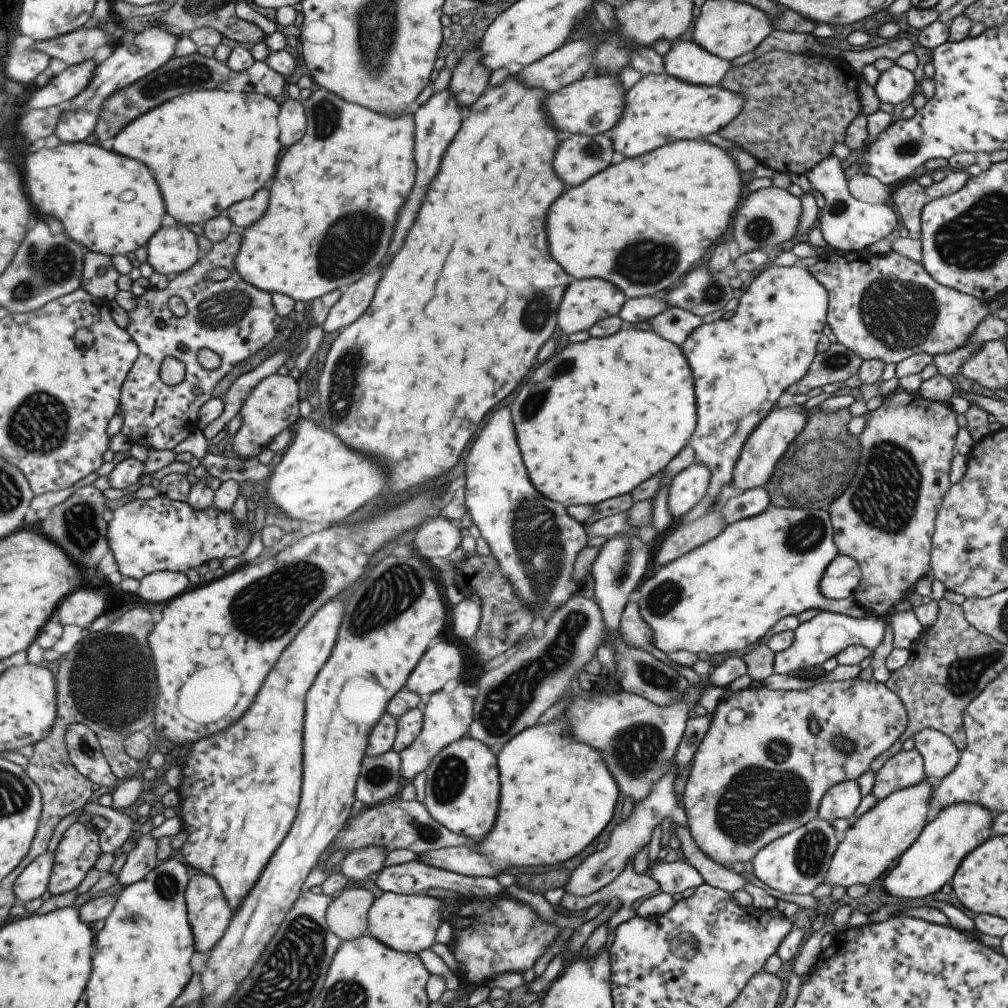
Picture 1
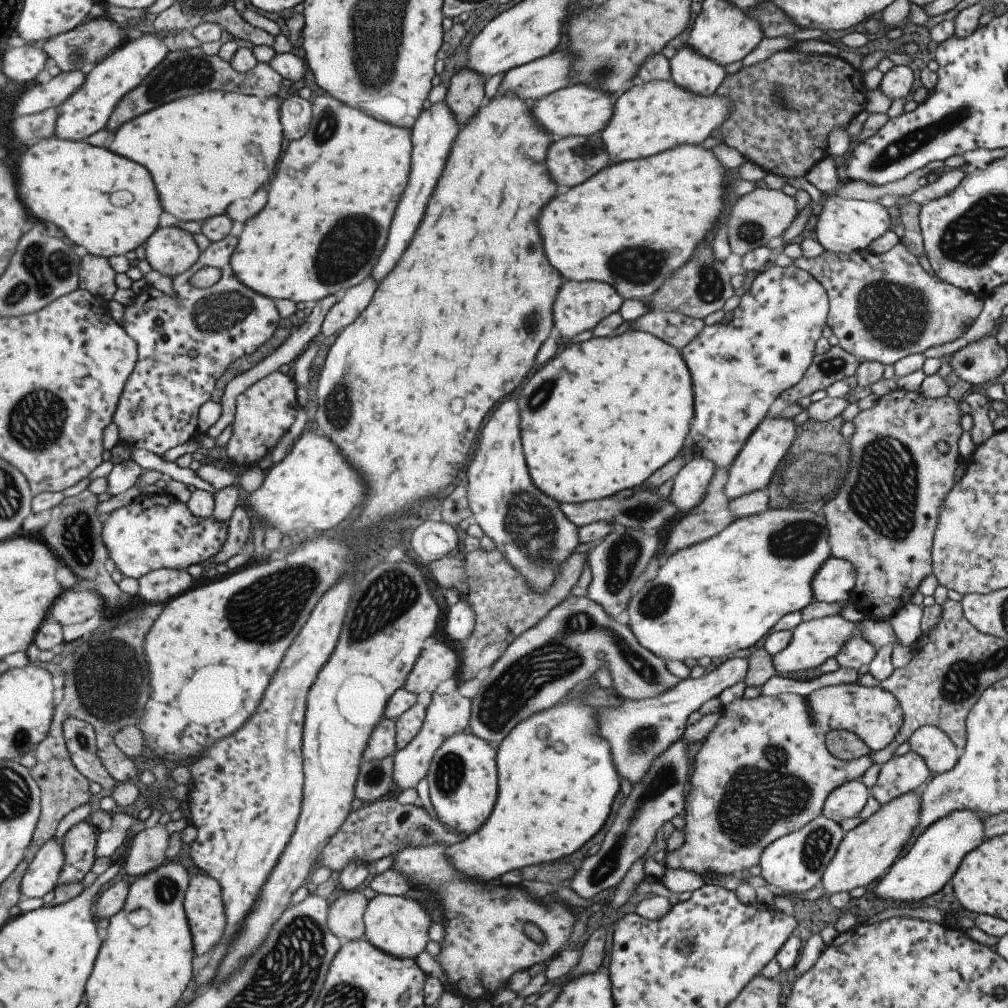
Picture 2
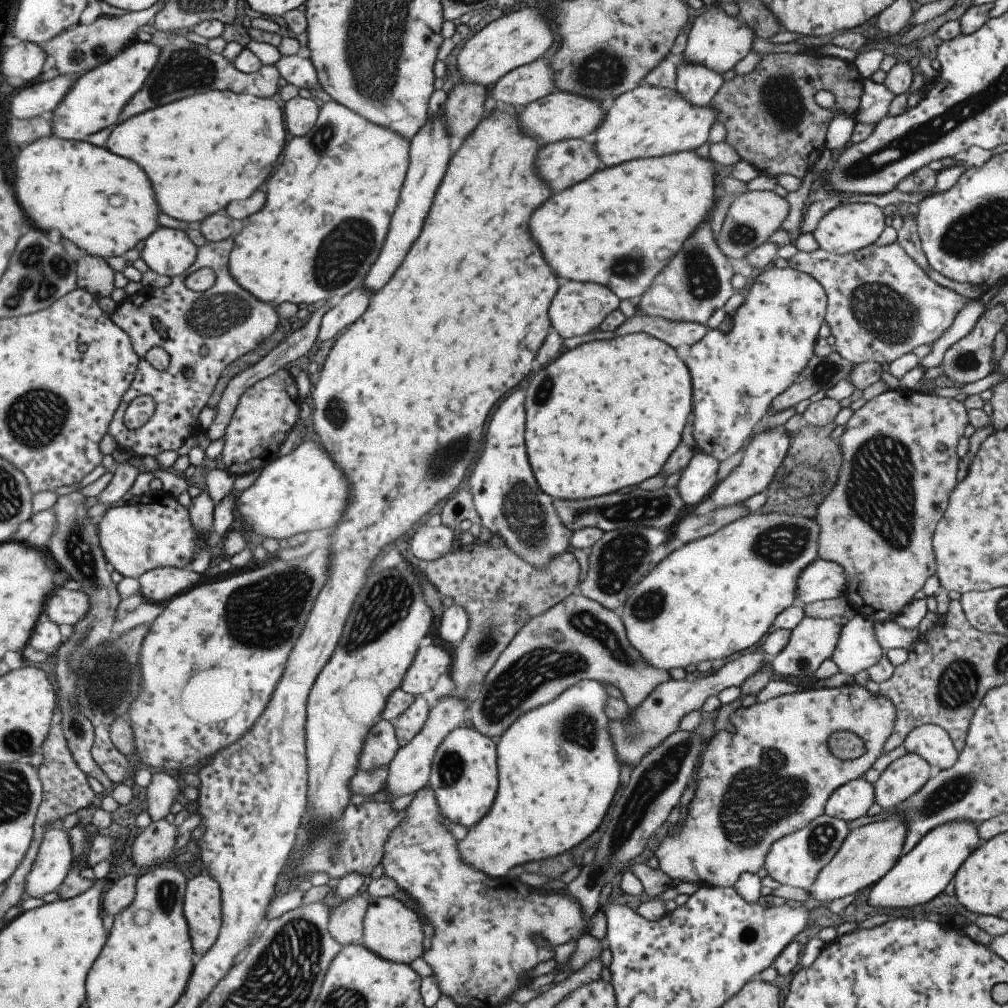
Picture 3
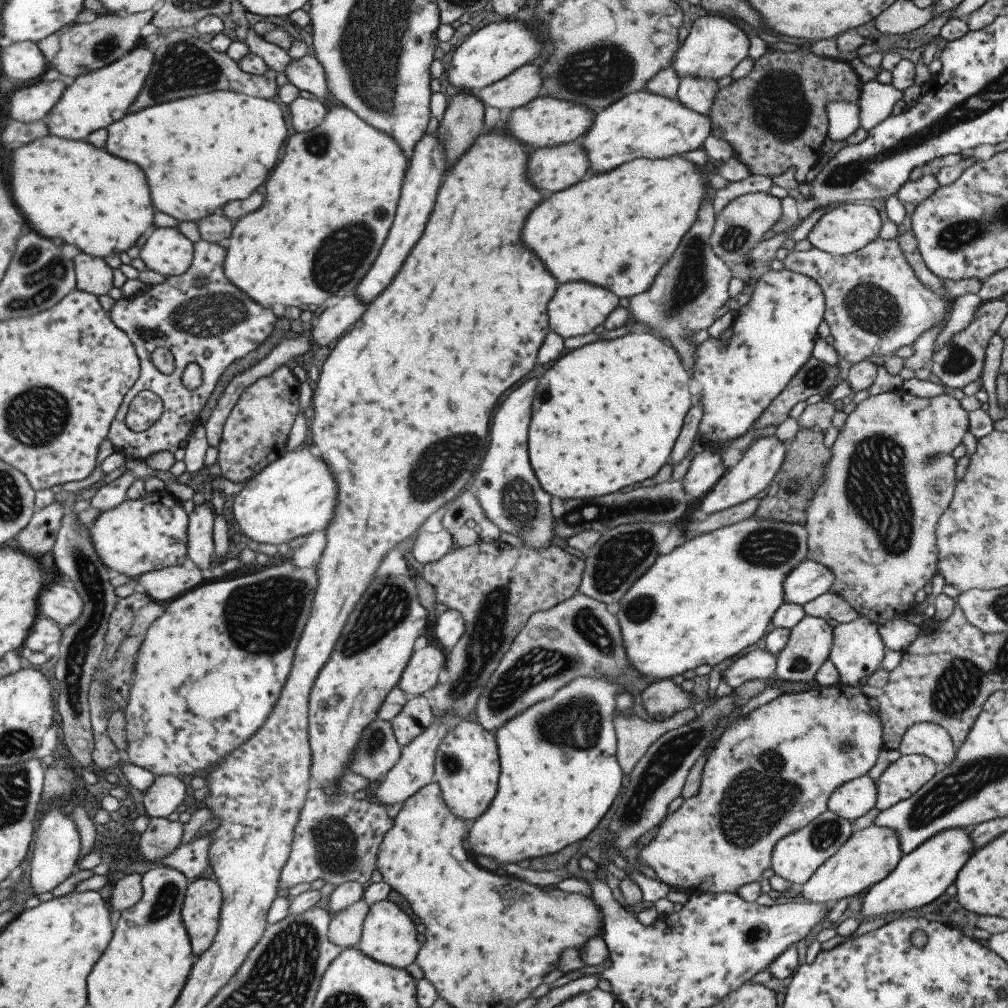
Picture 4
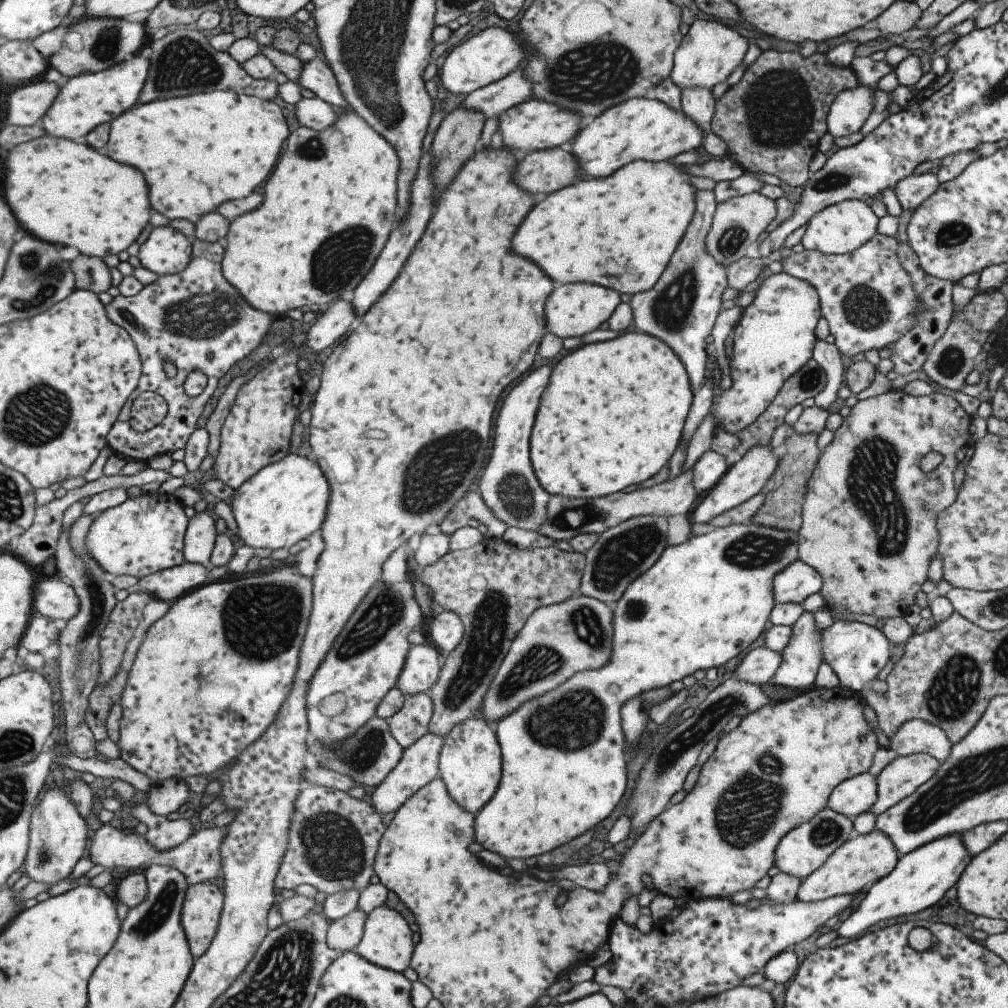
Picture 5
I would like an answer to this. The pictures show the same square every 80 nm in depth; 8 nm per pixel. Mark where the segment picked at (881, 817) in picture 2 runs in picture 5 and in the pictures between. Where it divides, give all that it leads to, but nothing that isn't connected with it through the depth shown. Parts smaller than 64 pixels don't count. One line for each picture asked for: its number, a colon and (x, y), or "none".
3: (868, 852)
4: (868, 855)
5: (860, 861)

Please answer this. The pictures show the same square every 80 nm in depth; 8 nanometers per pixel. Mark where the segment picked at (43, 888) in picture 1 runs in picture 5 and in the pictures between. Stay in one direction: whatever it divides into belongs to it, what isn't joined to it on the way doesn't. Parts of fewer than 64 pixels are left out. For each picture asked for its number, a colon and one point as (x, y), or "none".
2: (42, 876)
3: (56, 855)
4: (57, 848)
5: (60, 838)

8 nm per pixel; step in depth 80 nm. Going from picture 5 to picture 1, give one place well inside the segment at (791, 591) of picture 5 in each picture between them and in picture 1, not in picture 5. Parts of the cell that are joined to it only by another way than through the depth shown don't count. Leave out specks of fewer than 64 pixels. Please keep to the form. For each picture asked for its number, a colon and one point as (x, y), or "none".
1: (839, 580)
2: (834, 579)
3: (822, 579)
4: (809, 579)

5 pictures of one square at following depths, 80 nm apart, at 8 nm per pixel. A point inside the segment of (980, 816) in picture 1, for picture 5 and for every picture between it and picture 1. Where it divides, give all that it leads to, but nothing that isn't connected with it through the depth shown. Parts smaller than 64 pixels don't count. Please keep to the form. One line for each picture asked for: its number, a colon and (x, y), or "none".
2: (931, 860)
3: (917, 876)
4: (920, 876)
5: (919, 879)

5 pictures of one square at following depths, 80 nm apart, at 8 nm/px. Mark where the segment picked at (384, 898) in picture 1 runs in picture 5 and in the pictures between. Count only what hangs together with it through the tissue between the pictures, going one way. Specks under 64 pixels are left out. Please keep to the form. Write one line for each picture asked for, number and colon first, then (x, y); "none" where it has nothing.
2: (397, 925)
3: (392, 931)
4: (388, 935)
5: (386, 941)

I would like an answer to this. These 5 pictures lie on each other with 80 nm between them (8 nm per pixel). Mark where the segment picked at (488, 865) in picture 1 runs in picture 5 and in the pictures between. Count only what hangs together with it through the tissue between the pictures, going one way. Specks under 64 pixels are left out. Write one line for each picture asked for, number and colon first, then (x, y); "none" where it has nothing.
2: (556, 781)
3: (553, 788)
4: (558, 774)
5: (701, 603)

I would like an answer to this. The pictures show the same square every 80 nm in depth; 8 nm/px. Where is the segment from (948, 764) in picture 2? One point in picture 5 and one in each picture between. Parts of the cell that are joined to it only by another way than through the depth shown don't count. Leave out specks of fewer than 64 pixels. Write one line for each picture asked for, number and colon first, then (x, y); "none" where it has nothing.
3: (930, 742)
4: (927, 739)
5: (915, 736)

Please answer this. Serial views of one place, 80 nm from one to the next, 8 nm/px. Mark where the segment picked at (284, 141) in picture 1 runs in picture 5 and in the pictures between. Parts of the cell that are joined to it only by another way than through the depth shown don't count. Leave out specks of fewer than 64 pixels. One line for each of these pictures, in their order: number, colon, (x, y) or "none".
2: (295, 112)
3: (301, 113)
4: (306, 114)
5: (313, 113)

